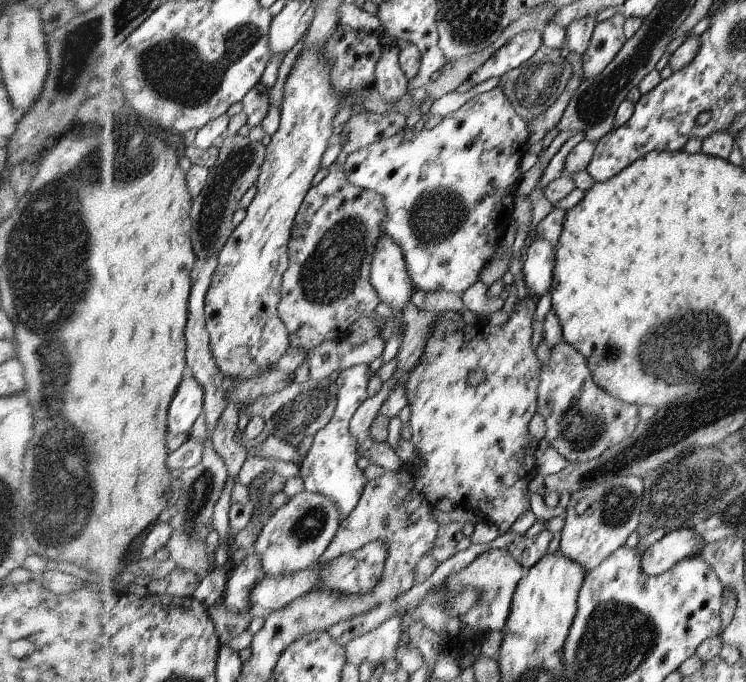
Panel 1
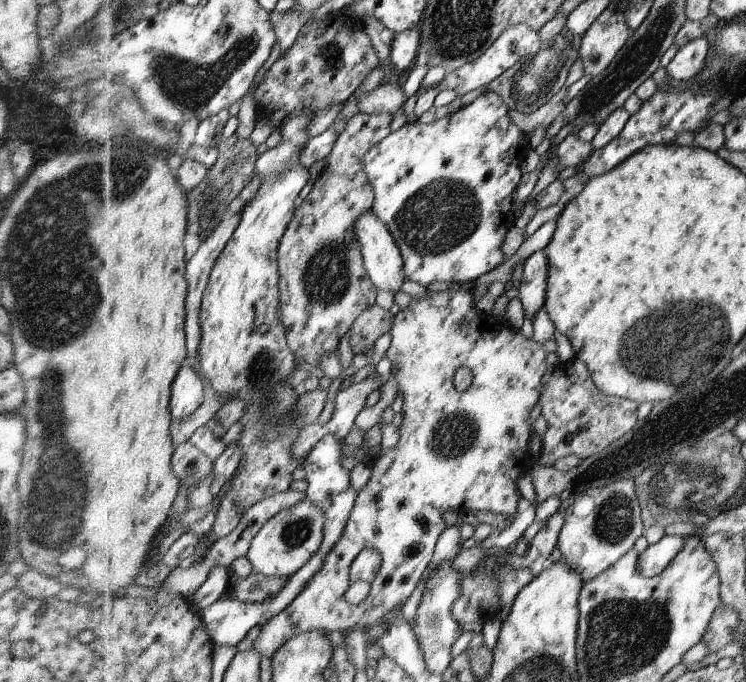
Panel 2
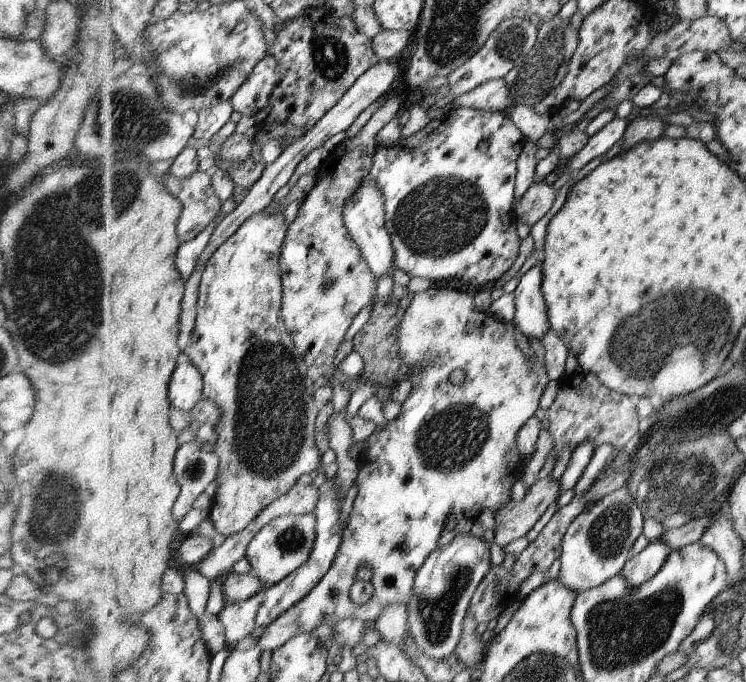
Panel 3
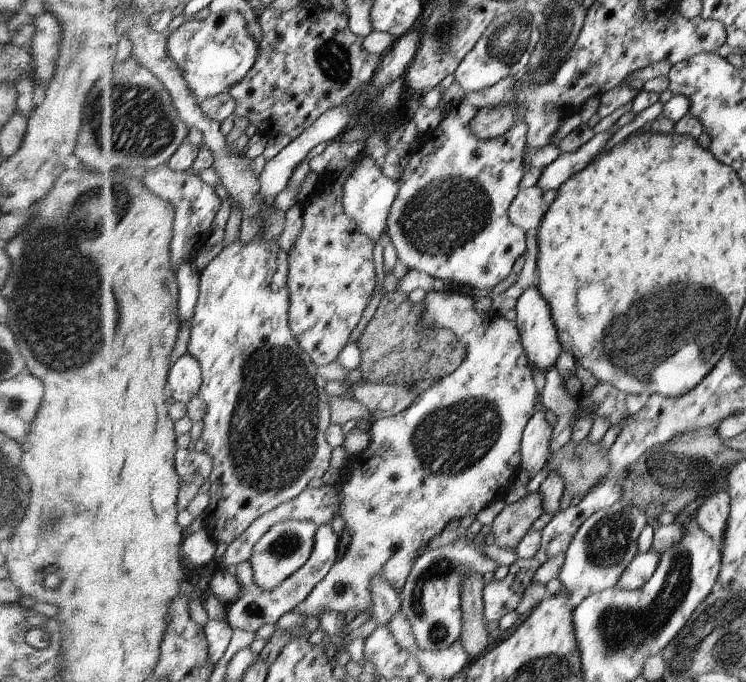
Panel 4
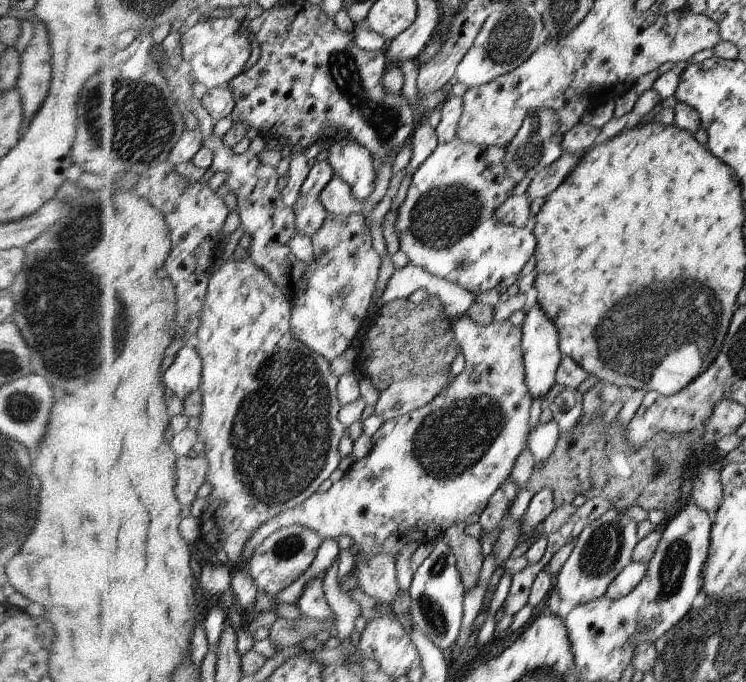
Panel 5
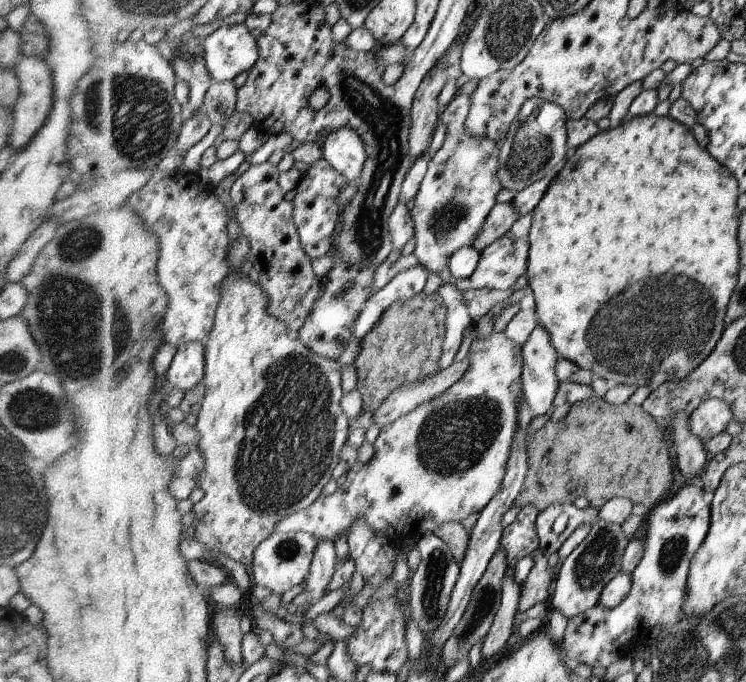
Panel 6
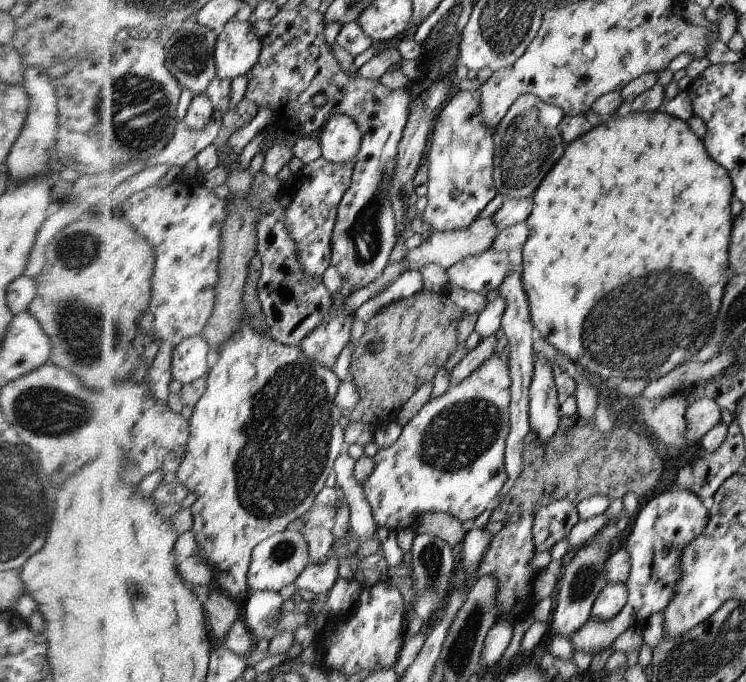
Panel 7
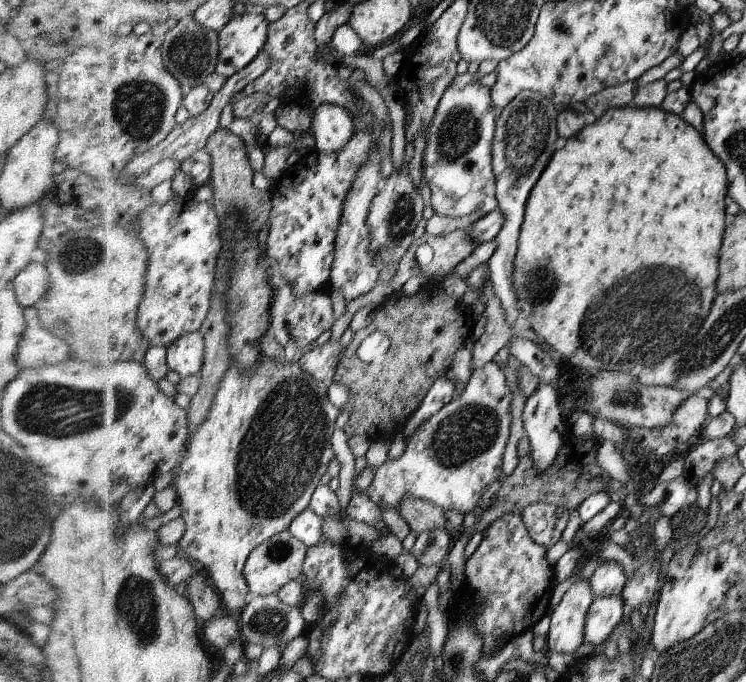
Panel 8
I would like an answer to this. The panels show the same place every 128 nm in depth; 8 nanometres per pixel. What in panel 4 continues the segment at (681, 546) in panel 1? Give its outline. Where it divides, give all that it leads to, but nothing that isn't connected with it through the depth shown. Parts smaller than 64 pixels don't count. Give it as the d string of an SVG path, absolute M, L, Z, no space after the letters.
M649 550L644 554L638 553L638 556L633 558L632 564L630 564L628 568L626 568L625 572L621 574L621 578L617 582L616 586L625 591L642 588L642 586L644 586L650 580L650 577L652 577L656 572L660 560L661 555L656 551Z

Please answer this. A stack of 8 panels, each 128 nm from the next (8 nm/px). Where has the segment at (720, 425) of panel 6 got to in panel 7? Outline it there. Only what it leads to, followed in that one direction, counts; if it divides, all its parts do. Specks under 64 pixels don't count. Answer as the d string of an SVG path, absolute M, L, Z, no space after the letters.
M708 397L690 403L685 412L685 440L697 445L721 421L721 409L714 399Z

